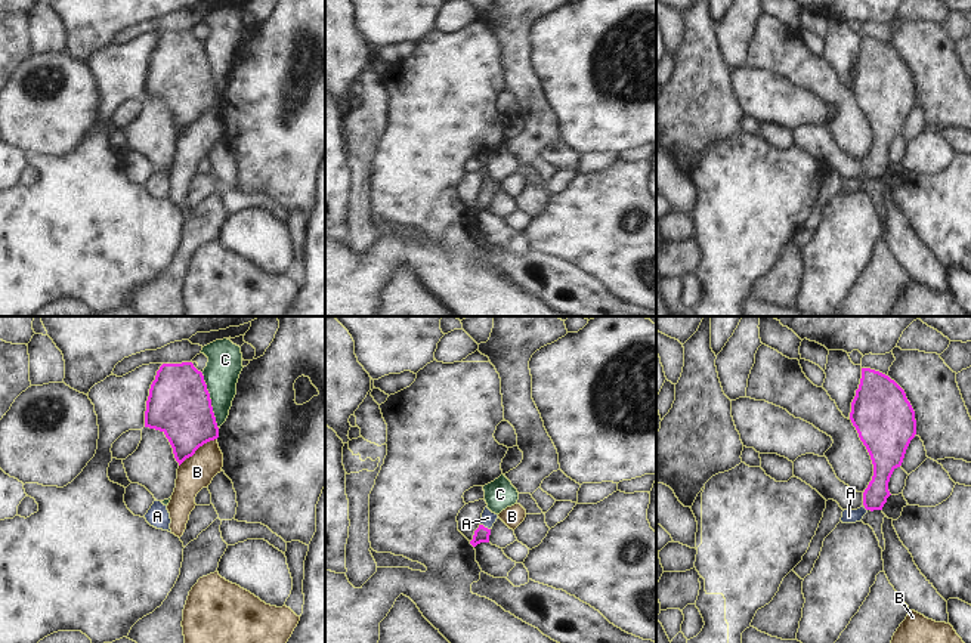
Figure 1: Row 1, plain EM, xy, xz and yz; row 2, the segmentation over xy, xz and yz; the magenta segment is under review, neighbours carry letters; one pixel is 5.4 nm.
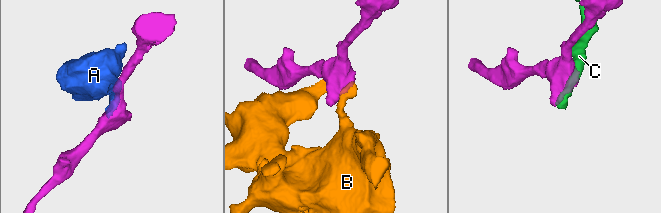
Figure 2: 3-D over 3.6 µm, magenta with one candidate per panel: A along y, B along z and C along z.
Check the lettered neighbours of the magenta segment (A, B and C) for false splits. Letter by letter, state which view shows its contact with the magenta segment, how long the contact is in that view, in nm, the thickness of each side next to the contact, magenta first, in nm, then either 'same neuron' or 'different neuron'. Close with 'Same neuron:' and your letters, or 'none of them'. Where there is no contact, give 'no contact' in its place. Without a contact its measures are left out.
A: meets magenta in xz; contact 70 nm long; 80 nm thick on the magenta side, 80 nm on the other; same neuron
B: meets magenta in xy; contact 260 nm long; 340 nm thick on the magenta side, 190 nm on the other; different neuron
C: meets magenta in xy; contact 320 nm long; 340 nm thick on the magenta side, 190 nm on the other; different neuron
Same neuron: A

